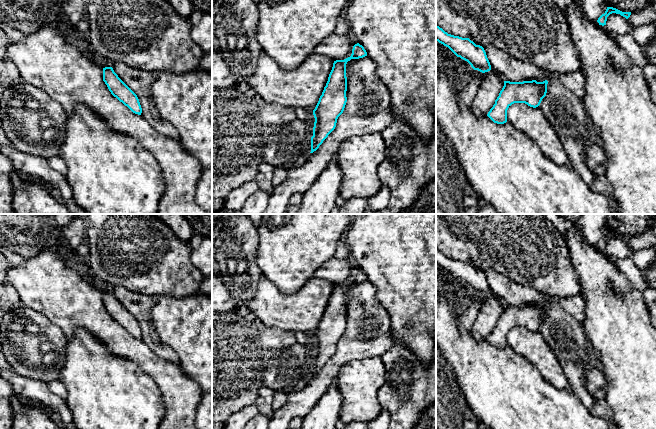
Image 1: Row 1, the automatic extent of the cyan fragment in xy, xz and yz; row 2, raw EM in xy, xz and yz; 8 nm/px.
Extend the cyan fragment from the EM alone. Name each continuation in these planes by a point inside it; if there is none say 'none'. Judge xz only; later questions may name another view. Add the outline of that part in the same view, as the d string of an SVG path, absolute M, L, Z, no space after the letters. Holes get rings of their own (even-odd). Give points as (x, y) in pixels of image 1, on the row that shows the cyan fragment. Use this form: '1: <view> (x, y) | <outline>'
none

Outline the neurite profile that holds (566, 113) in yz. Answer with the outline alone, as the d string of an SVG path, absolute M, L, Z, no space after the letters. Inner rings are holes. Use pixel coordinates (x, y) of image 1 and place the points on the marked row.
M482 47L490 62L491 70L498 73L505 81L548 81L546 96L538 108L556 131L566 151L568 165L591 186L594 173L587 164L585 156L592 139L588 132L587 112L583 100L567 89L557 75L533 64L523 63L496 47Z

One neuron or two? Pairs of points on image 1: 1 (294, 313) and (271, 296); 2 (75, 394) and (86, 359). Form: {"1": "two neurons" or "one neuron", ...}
{"1": "one neuron", "2": "one neuron"}

